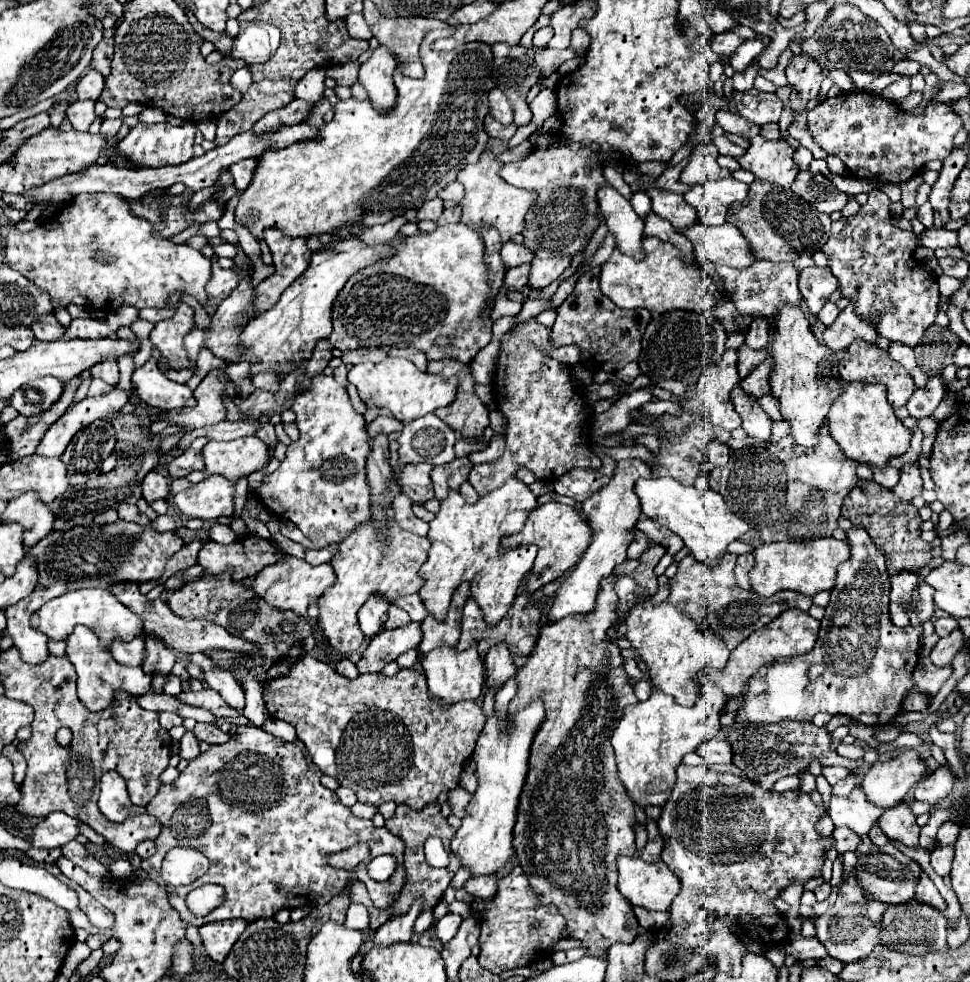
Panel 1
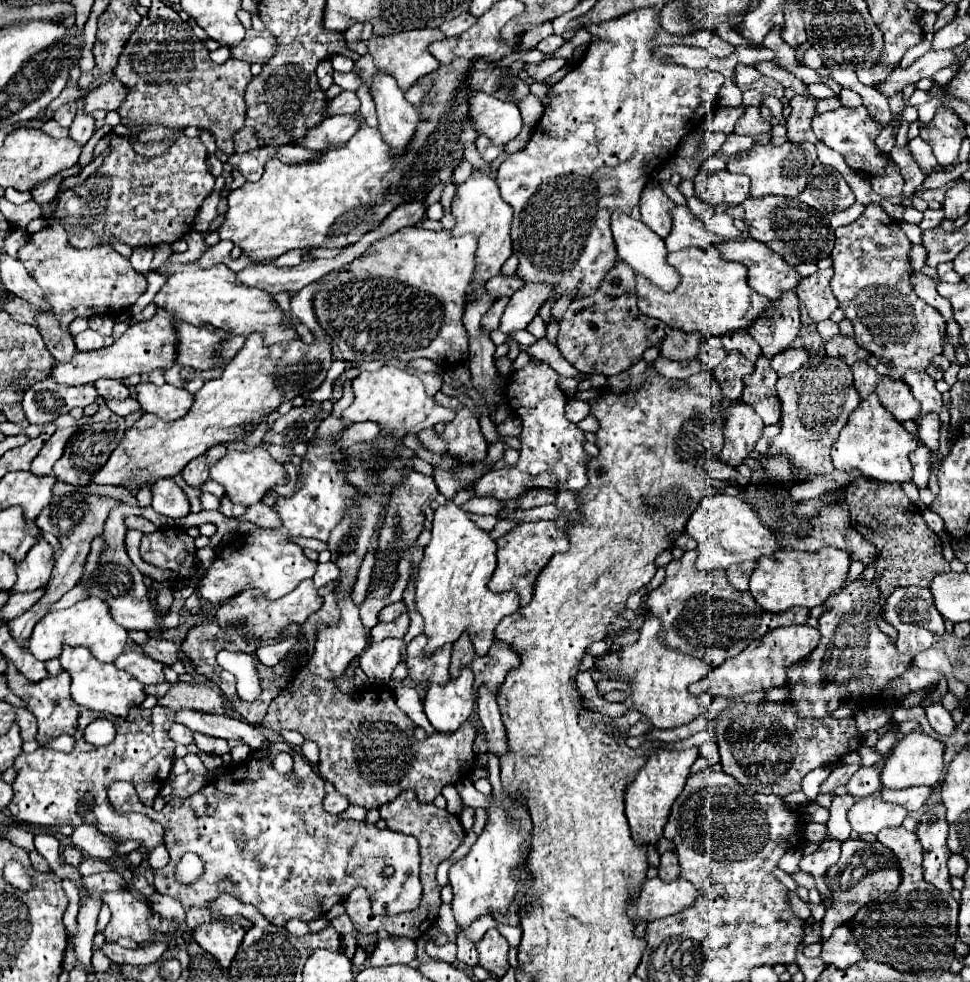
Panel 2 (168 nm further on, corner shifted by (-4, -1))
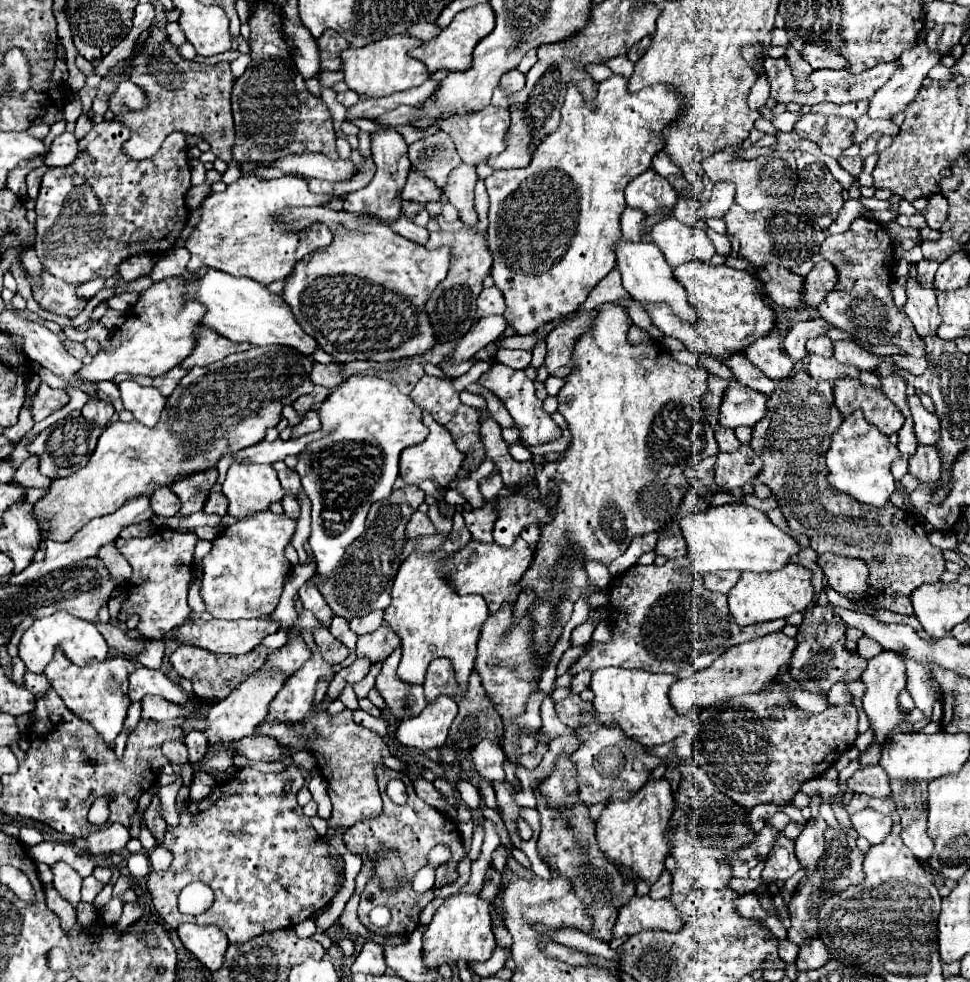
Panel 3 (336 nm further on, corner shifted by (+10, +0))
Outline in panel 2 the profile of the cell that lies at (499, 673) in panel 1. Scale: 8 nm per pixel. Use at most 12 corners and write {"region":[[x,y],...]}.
{"region":[[486,686],[478,692],[488,752],[506,752],[506,730],[496,696]]}

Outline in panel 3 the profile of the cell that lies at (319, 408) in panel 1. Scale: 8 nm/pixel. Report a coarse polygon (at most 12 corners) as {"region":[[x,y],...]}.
{"region":[[262,511],[212,541],[200,595],[218,619],[272,613],[296,519]]}

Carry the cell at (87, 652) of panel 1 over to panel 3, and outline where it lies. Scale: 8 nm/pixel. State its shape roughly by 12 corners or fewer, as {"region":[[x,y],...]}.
{"region":[[128,657],[44,669],[68,709],[114,747],[128,697]]}

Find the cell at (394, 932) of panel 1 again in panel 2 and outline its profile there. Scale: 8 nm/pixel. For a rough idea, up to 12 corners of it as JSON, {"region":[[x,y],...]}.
{"region":[[380,938],[370,966],[408,964],[410,938]]}

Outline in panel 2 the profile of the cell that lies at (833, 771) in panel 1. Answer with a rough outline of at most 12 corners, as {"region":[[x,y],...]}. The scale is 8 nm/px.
{"region":[[878,766],[860,768],[846,784],[862,800],[882,788]]}

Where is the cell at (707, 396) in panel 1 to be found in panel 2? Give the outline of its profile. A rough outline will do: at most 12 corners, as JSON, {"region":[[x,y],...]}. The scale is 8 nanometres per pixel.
{"region":[[744,402],[726,408],[720,460],[738,468],[756,448],[762,418]]}

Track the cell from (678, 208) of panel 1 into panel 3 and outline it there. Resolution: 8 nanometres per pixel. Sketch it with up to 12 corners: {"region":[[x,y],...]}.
{"region":[[676,217],[656,223],[650,237],[670,267],[708,261],[716,251],[704,229]]}

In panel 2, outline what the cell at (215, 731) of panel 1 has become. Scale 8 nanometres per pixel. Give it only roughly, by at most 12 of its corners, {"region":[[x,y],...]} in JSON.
{"region":[[194,734],[196,746],[210,756],[230,752],[226,740]]}

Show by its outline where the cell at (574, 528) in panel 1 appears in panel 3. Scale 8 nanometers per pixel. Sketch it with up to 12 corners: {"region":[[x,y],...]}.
{"region":[[470,541],[448,559],[460,595],[482,595],[490,613],[516,593],[534,551]]}

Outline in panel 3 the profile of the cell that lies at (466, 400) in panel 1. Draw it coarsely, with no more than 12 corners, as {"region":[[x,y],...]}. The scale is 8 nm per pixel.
{"region":[[428,411],[430,435],[402,451],[400,475],[448,487],[466,455]]}

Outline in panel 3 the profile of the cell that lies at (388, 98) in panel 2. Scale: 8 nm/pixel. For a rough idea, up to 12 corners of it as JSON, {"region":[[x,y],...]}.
{"region":[[376,123],[372,181],[344,199],[344,211],[400,217],[410,173],[402,135]]}

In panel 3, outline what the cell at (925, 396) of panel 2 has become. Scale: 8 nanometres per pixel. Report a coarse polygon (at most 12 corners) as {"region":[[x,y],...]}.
{"region":[[906,397],[920,445],[936,445],[940,419],[920,397]]}

